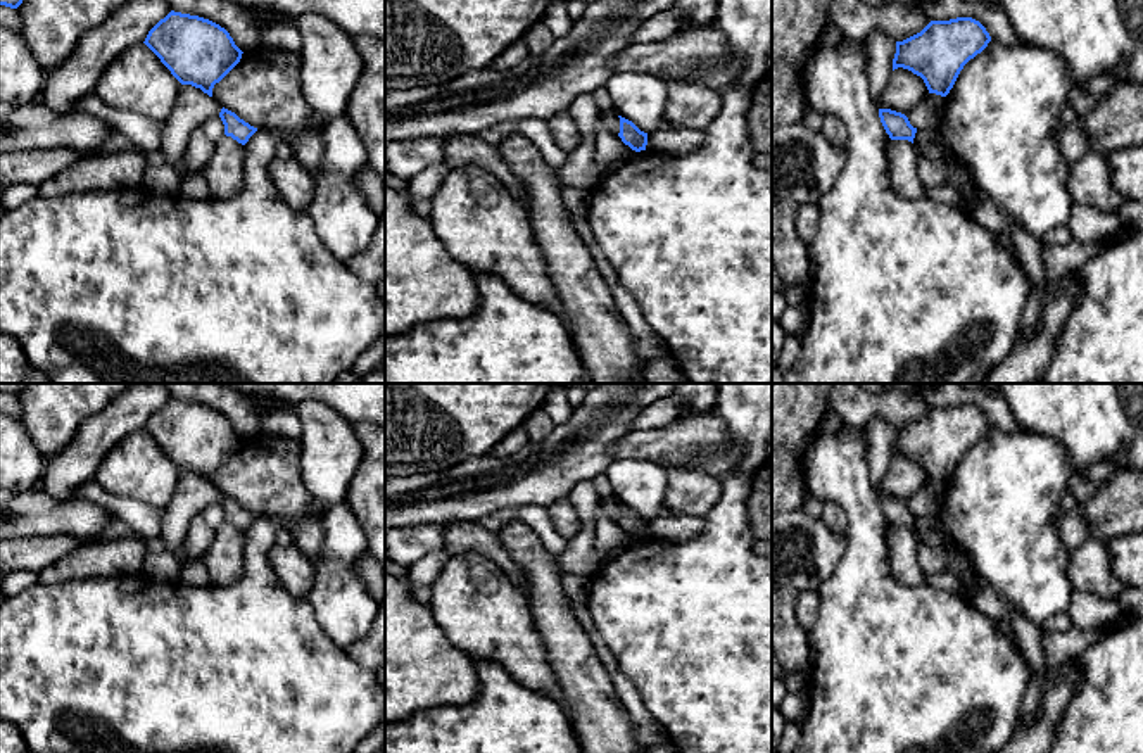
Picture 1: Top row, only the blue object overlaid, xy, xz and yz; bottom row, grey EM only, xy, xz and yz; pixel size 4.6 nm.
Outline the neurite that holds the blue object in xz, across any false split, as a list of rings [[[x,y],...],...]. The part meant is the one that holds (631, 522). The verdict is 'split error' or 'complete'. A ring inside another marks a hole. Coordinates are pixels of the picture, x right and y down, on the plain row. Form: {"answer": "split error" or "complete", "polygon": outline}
{"answer": "complete", "polygon": [[[620,504],[620,520],[618,523],[625,532],[632,537],[641,539],[646,537],[647,532],[647,520],[641,518],[632,508]]]}

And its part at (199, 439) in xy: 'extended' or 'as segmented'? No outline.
as segmented

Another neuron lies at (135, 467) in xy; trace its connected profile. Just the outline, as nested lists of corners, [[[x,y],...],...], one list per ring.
[[[136,430],[109,449],[93,480],[112,496],[164,508],[180,477],[181,470],[161,446],[145,430]]]

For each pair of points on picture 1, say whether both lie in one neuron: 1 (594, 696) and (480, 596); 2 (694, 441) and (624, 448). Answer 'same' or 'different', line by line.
1: different
2: same

